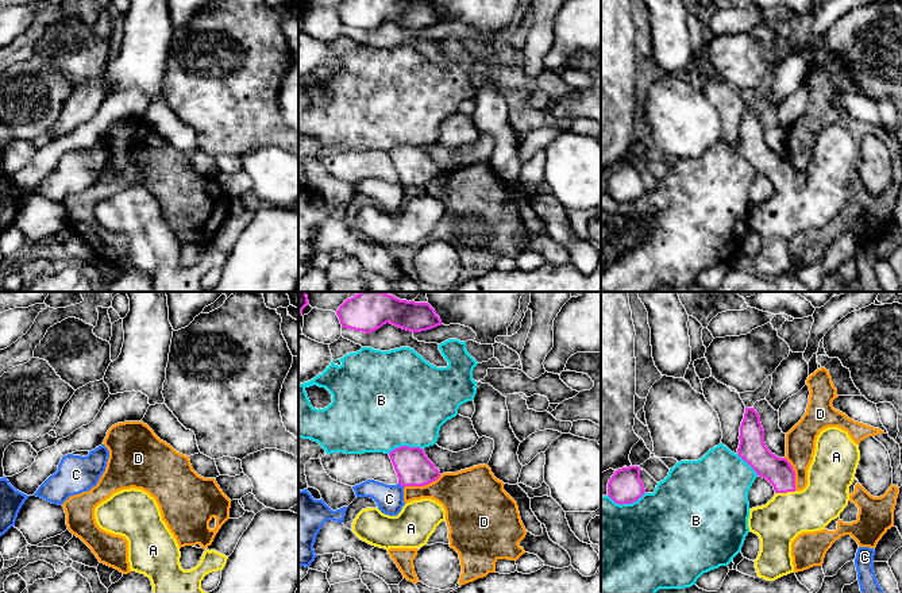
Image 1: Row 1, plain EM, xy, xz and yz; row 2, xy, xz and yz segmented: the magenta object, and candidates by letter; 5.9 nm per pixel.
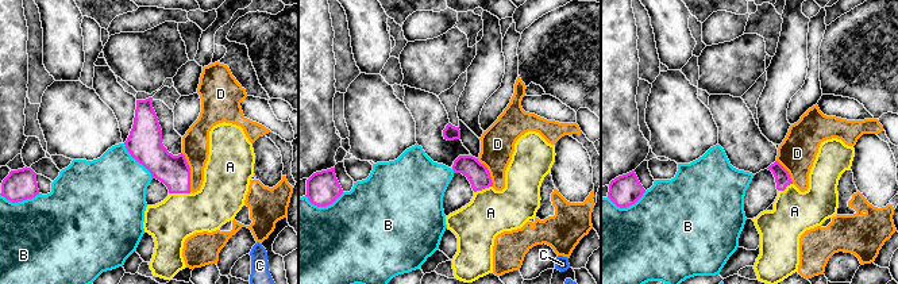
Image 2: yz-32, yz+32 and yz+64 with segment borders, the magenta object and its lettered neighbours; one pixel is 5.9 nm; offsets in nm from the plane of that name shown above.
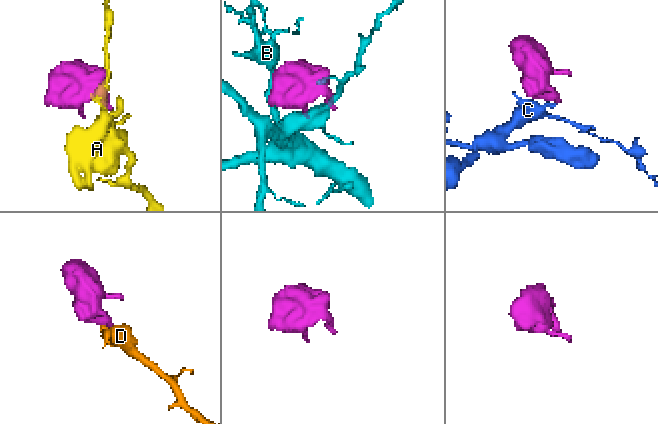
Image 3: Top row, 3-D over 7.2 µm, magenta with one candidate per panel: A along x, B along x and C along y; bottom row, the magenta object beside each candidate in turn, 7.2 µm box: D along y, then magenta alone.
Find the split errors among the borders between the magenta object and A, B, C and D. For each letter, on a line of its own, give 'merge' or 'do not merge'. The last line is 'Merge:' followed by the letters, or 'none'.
A: merge
B: do not merge
C: do not merge
D: do not merge
Merge: A

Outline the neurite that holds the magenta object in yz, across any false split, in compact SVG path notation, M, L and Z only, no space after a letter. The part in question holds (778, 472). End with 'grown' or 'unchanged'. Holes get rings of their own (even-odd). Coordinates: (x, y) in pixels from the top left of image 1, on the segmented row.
M745 407L739 439L737 455L775 490L766 505L749 509L748 517L749 532L760 539L755 559L758 577L775 581L794 573L793 540L802 532L824 530L848 505L848 490L860 461L859 446L839 427L822 430L807 469L807 485L799 492L790 462L766 446L755 408Z | grown

